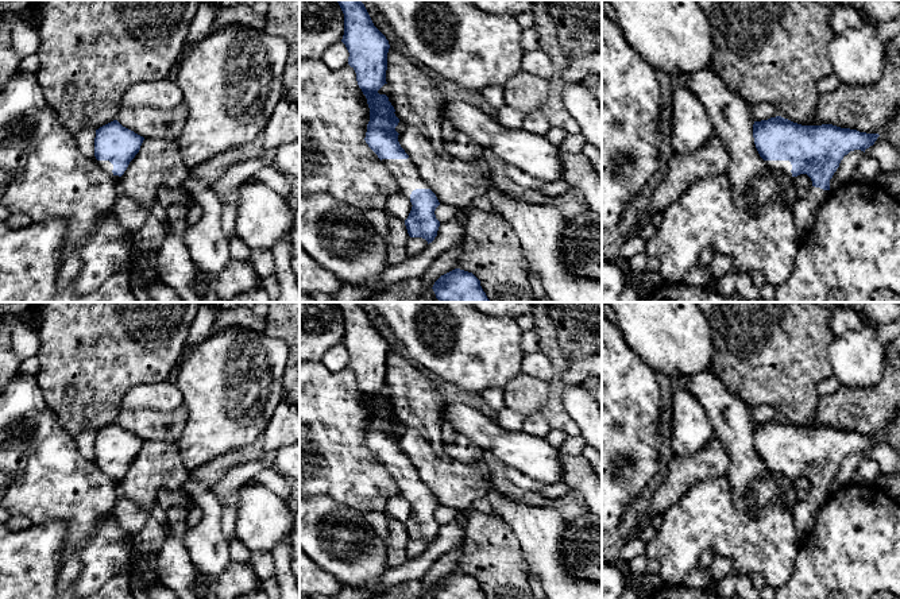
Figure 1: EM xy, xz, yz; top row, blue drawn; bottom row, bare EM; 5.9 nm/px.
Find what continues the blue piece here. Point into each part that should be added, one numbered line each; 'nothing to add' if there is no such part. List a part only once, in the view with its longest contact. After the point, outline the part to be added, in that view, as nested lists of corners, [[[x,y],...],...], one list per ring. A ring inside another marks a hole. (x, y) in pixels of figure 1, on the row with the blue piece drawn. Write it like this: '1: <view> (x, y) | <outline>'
1: yz (781, 166) | [[[765,161],[765,165],[775,171],[784,173],[791,178],[796,178],[791,173],[792,165],[789,161]]]

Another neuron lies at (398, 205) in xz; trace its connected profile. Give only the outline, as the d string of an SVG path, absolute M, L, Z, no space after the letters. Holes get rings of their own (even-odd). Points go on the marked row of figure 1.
M402 193L391 194L386 201L385 210L405 221L412 210L410 200Z

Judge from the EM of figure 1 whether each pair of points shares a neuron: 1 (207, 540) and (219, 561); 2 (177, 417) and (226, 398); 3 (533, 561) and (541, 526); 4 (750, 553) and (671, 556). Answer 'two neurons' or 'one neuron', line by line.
1: one neuron
2: two neurons
3: one neuron
4: one neuron

